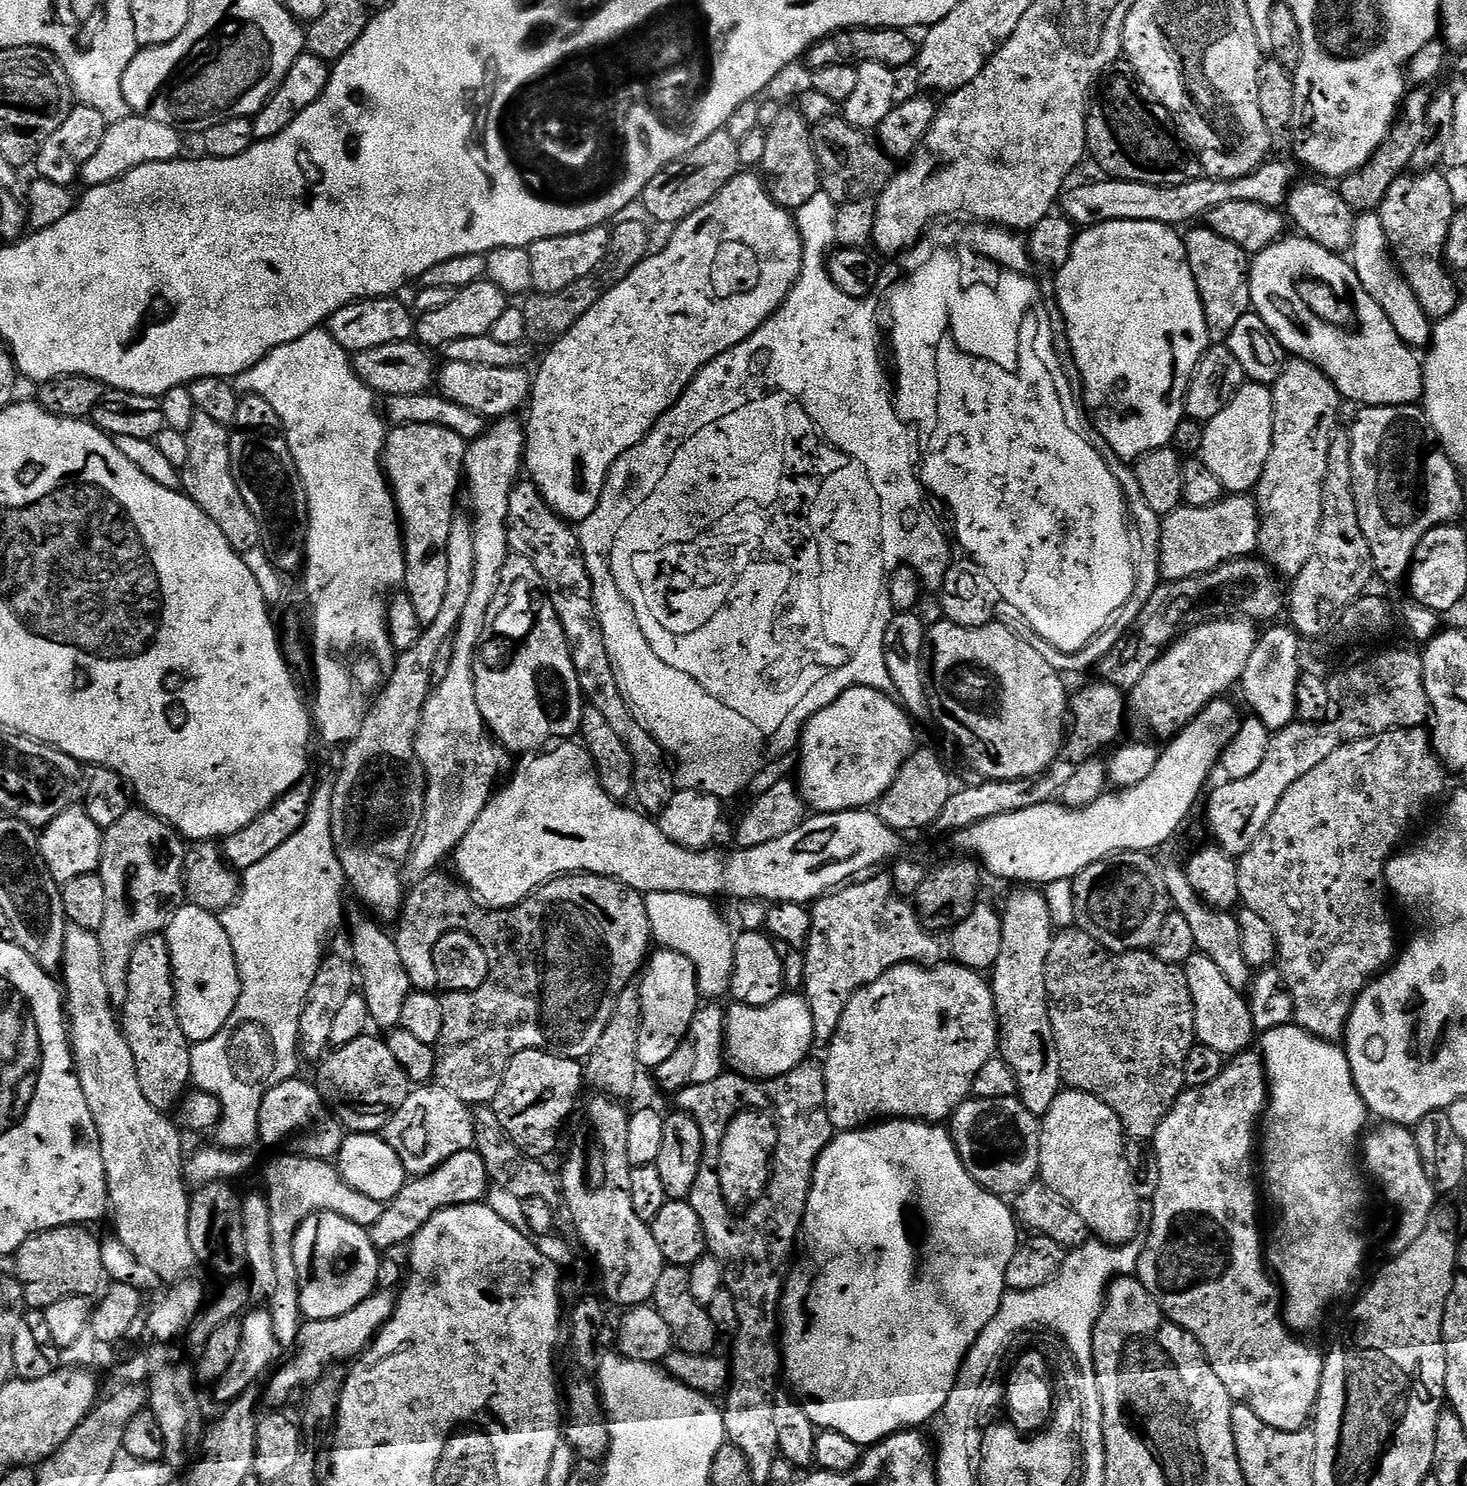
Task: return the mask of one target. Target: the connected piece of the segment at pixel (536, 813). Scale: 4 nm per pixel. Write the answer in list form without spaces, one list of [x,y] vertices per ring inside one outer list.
[[[560,742],[555,746],[549,747],[547,750],[541,751],[539,754],[532,754],[521,760],[524,761],[521,764],[520,762],[517,763],[507,777],[509,779],[508,785],[501,792],[500,789],[493,791],[492,798],[482,810],[482,814],[478,814],[478,822],[474,822],[474,826],[470,826],[466,838],[462,838],[462,842],[457,846],[454,853],[454,861],[456,860],[455,875],[458,877],[460,883],[486,908],[512,908],[514,905],[520,904],[526,897],[532,895],[540,885],[548,883],[549,880],[555,880],[557,876],[566,876],[569,874],[609,876],[610,879],[617,880],[619,884],[625,884],[627,888],[632,888],[635,892],[641,894],[647,894],[649,892],[681,892],[682,894],[690,894],[691,896],[706,896],[709,898],[733,896],[736,902],[757,900],[761,902],[794,903],[808,906],[819,900],[820,897],[827,896],[829,892],[855,881],[857,878],[863,877],[873,870],[879,869],[876,868],[879,864],[884,864],[887,860],[888,864],[895,861],[901,855],[901,833],[895,832],[890,826],[886,826],[886,822],[882,822],[882,818],[875,811],[861,810],[859,808],[855,808],[849,812],[821,812],[819,814],[809,815],[808,819],[802,822],[802,826],[798,826],[798,830],[790,830],[790,834],[785,834],[782,838],[774,838],[774,842],[766,842],[762,846],[736,848],[732,850],[732,853],[683,848],[674,843],[670,838],[666,838],[666,834],[662,834],[659,823],[651,815],[645,814],[635,807],[632,807],[633,809],[624,808],[628,806],[625,806],[621,801],[612,800],[608,797],[606,790],[602,790],[600,779],[596,777],[596,766],[592,763],[590,754],[583,743]]]

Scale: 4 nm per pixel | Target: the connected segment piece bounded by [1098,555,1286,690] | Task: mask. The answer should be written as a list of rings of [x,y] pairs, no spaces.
[[[1255,555],[1246,556],[1238,560],[1230,560],[1228,563],[1218,566],[1212,572],[1207,572],[1194,578],[1185,580],[1174,580],[1161,583],[1160,587],[1150,594],[1150,602],[1142,606],[1142,614],[1132,623],[1132,627],[1127,634],[1120,637],[1118,646],[1106,654],[1098,665],[1098,672],[1109,684],[1114,684],[1119,688],[1131,690],[1158,662],[1161,654],[1176,641],[1176,637],[1187,632],[1190,628],[1196,628],[1200,624],[1207,624],[1210,620],[1223,620],[1225,618],[1247,618],[1253,622],[1260,620],[1272,620],[1279,614],[1280,608],[1286,604],[1286,584],[1279,572],[1274,571],[1271,564],[1263,558],[1257,558]]]

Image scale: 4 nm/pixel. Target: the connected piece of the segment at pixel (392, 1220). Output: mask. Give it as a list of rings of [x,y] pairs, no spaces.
[[[474,1148],[459,1151],[430,1174],[415,1177],[405,1183],[403,1190],[385,1205],[382,1217],[375,1226],[369,1229],[371,1240],[382,1252],[402,1243],[405,1245],[434,1214],[454,1205],[481,1203],[489,1190],[488,1171],[481,1155]]]

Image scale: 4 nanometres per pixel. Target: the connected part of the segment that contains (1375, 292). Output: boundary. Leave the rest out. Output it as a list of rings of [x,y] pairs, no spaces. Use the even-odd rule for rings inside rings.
[[[1366,212],[1357,215],[1350,237],[1351,248],[1350,263],[1358,274],[1363,289],[1374,298],[1374,302],[1377,302],[1378,306],[1382,307],[1383,313],[1398,331],[1399,337],[1406,341],[1409,347],[1427,347],[1431,343],[1434,327],[1431,317],[1422,310],[1421,303],[1418,302],[1413,288],[1396,267],[1379,213]]]

